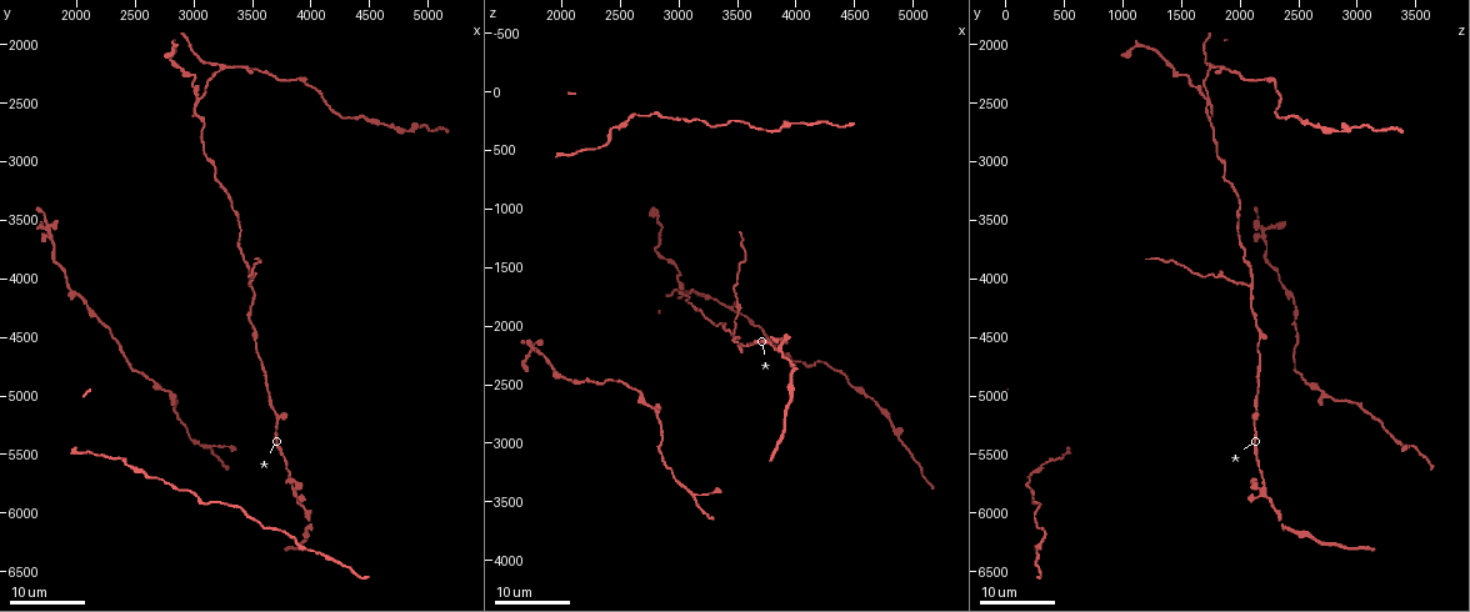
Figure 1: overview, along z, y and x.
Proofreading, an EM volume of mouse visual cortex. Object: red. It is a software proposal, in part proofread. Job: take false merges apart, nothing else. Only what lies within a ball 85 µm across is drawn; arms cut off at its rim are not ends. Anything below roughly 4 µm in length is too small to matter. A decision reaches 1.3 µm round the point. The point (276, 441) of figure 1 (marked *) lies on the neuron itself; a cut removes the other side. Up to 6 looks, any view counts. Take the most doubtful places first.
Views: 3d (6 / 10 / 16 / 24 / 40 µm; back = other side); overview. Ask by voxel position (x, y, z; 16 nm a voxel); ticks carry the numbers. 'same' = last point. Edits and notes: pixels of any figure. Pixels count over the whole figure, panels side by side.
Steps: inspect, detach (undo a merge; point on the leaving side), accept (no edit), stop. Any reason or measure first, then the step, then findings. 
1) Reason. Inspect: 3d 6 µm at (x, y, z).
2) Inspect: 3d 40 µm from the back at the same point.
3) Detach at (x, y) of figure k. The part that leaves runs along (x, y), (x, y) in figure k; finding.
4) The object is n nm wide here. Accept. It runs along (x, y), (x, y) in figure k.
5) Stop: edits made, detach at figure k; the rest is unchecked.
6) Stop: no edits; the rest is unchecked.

Three arms meet. Inspect: 3d 16 µm at (2780, 4960, 2720).

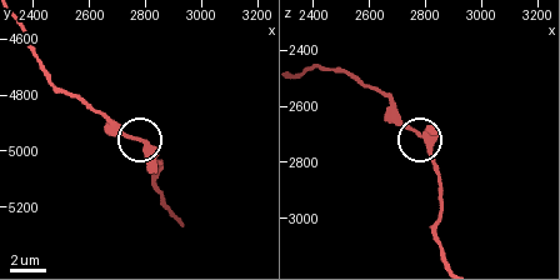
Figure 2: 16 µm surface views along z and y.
Zoom in. Inspect: 3d 10 µm at (2800, 4980, 2720).

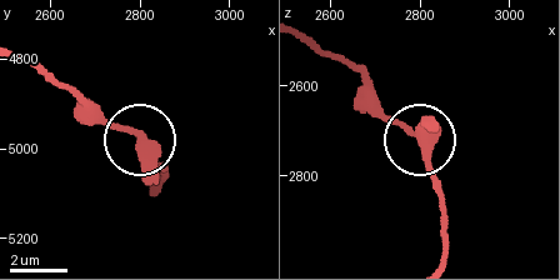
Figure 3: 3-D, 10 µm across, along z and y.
The object is 340 nm wide here. Accept. Continuous, no second neuron.

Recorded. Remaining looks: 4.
A fork. Inspect: 3d 16 µm at (3040, 2480, 1700).

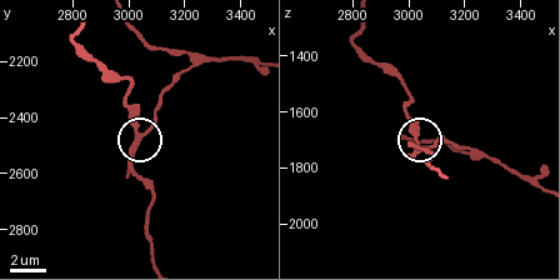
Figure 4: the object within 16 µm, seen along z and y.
Closer look. Inspect: 3d 6 µm at the same point.

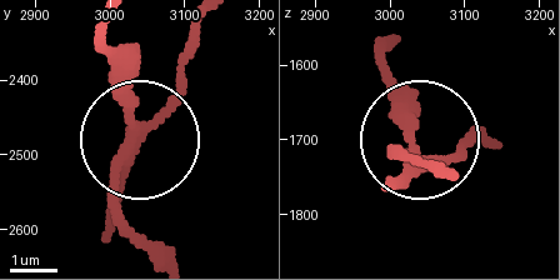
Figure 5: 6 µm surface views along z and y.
Other side. Inspect: 3d 6 µm from the back at the same point.

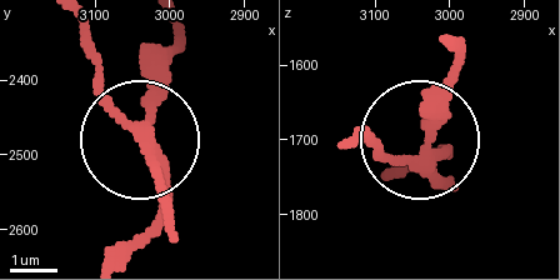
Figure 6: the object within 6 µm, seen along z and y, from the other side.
3 arms meet here. Detach at (165, 199) of figure 6. The part that leaves runs along (140, 133), (104, 89), (84, 29) in figure 6; two neurons meet here.

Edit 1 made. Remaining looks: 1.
Stop: edits made, detach at figure 6; the rest is unchecked.

